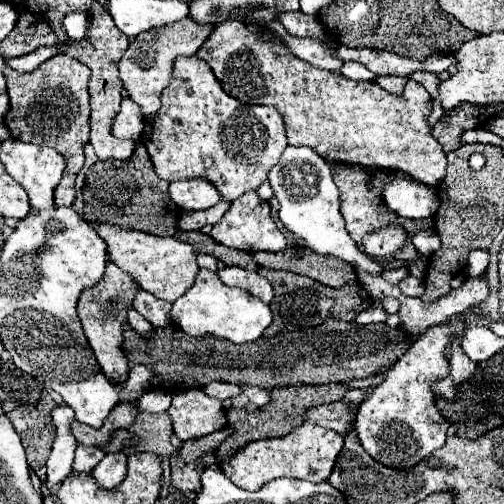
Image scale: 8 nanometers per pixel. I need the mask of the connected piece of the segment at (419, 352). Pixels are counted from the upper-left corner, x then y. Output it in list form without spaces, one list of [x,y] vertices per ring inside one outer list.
[[[464,319],[452,325],[444,323],[430,327],[424,335],[420,335],[418,341],[414,341],[412,347],[402,355],[402,359],[398,359],[396,365],[386,373],[386,379],[360,403],[354,429],[360,445],[374,461],[392,469],[412,469],[434,449],[444,445],[448,421],[436,409],[430,385],[448,375],[444,349],[450,343],[452,327],[462,333]]]

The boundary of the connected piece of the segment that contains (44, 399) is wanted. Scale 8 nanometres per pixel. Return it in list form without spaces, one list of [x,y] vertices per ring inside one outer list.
[[[42,393],[38,405],[20,405],[8,413],[8,419],[22,439],[28,465],[40,481],[46,479],[46,461],[56,439],[56,427],[50,417],[52,407],[56,407],[56,403],[50,393]]]

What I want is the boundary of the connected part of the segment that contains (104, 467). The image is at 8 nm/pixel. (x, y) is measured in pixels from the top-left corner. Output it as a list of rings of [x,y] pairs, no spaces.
[[[122,451],[116,453],[108,453],[94,469],[92,469],[92,477],[96,479],[98,487],[102,489],[114,489],[118,487],[127,474],[127,455]]]

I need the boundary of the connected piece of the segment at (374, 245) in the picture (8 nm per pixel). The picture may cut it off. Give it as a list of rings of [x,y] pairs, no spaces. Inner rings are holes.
[[[384,225],[378,231],[372,231],[364,235],[362,247],[366,253],[372,257],[380,259],[392,259],[398,249],[404,247],[406,241],[406,231],[400,225]]]

